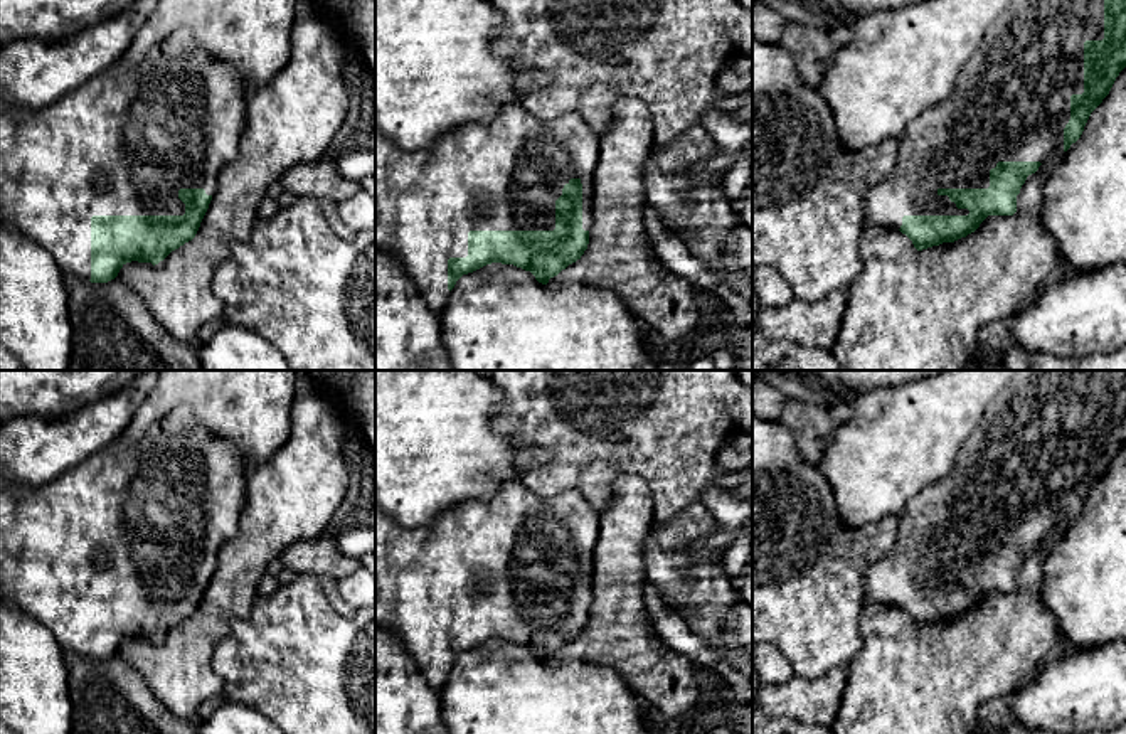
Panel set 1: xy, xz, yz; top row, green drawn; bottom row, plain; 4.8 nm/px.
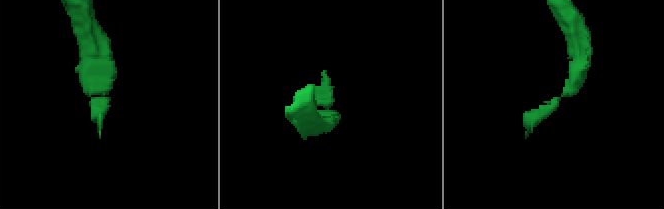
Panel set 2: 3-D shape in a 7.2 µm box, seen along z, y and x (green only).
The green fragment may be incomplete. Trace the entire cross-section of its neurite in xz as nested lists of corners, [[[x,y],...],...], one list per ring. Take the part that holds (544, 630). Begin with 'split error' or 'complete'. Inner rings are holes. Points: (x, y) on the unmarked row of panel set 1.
split error | [[[522,481],[505,483],[488,500],[449,507],[431,527],[404,527],[375,510],[375,628],[404,643],[438,694],[456,658],[491,640],[513,641],[547,662],[587,626],[598,535],[599,513],[579,490],[542,497]]]

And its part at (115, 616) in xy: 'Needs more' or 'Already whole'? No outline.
Needs more

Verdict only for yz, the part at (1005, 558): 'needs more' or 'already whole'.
needs more

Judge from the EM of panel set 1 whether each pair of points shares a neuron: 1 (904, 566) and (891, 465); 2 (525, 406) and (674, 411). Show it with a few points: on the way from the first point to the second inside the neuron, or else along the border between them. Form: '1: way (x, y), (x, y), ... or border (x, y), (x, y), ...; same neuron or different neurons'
1: border (923, 487), (899, 519); different neurons
2: way (562, 425), (613, 446), (637, 438); same neuron

